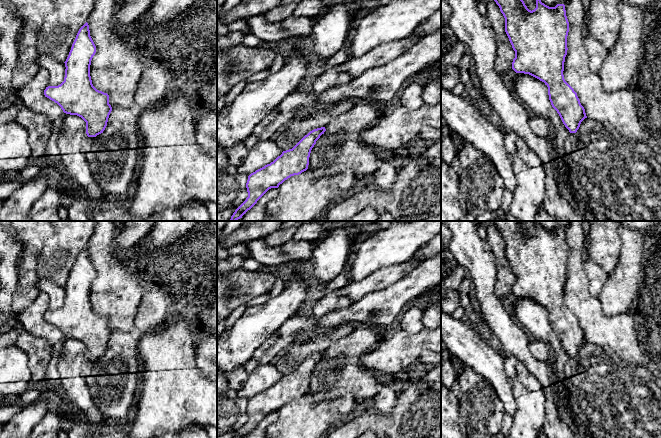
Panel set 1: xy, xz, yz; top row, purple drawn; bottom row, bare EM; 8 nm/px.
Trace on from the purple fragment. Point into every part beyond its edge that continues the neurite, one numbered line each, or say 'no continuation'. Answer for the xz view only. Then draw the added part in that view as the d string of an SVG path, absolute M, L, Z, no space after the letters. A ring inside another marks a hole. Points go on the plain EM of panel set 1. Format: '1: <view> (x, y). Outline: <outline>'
no continuation

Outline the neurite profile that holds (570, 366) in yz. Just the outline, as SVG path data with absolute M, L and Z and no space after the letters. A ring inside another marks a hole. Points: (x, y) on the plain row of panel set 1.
M585 342L577 356L569 358L564 373L567 404L577 416L581 431L600 438L661 438L661 388L647 368L624 361L610 349Z

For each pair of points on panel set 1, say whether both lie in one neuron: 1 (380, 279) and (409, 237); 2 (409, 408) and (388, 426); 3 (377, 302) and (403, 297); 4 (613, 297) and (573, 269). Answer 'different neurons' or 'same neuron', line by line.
1: different neurons
2: same neuron
3: same neuron
4: different neurons

